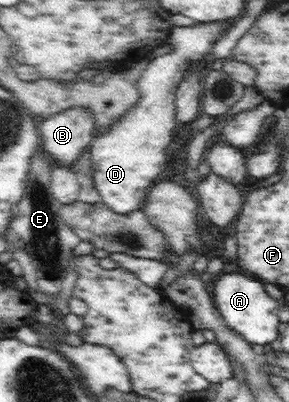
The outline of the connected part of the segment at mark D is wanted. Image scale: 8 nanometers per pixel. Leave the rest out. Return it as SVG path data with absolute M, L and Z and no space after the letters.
M215 20L210 23L191 24L191 26L172 26L171 34L167 37L167 42L171 46L171 51L157 57L156 59L147 61L146 67L142 70L137 80L139 102L134 104L119 117L114 123L111 123L105 131L101 131L97 138L91 140L91 166L93 170L93 183L99 191L102 202L105 203L113 212L117 214L127 214L128 212L141 209L144 206L149 188L153 186L157 178L161 178L159 174L165 170L165 166L170 166L167 157L167 148L172 140L169 136L173 136L179 129L175 124L175 98L179 83L186 77L187 72L192 70L193 66L200 60L203 60L209 52L211 53L213 46L226 35L230 30L230 22L228 20Z

